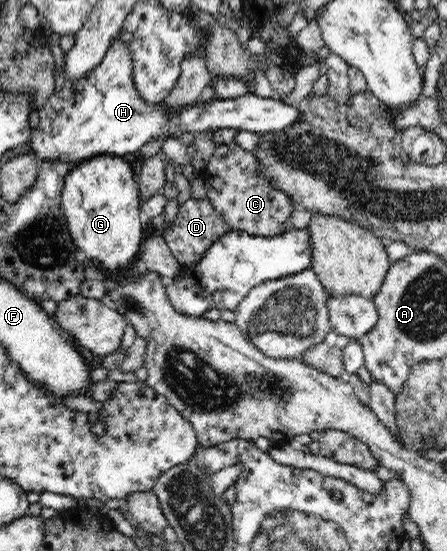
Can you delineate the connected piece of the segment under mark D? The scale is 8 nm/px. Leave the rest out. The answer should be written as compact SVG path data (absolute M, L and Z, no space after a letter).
M190 199L186 203L179 205L178 215L176 219L165 230L163 230L163 238L169 245L173 256L179 261L180 265L196 265L197 261L207 252L207 249L224 235L230 231L228 224L224 223L224 218L219 216L216 209L213 209L212 203L206 199Z

